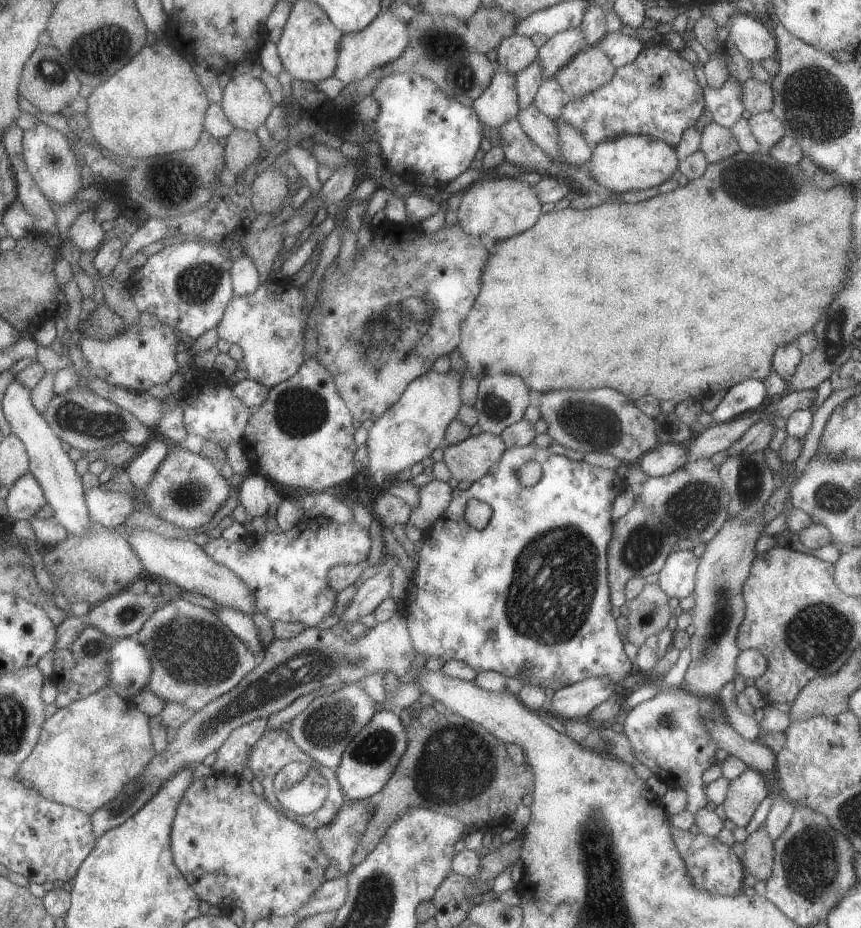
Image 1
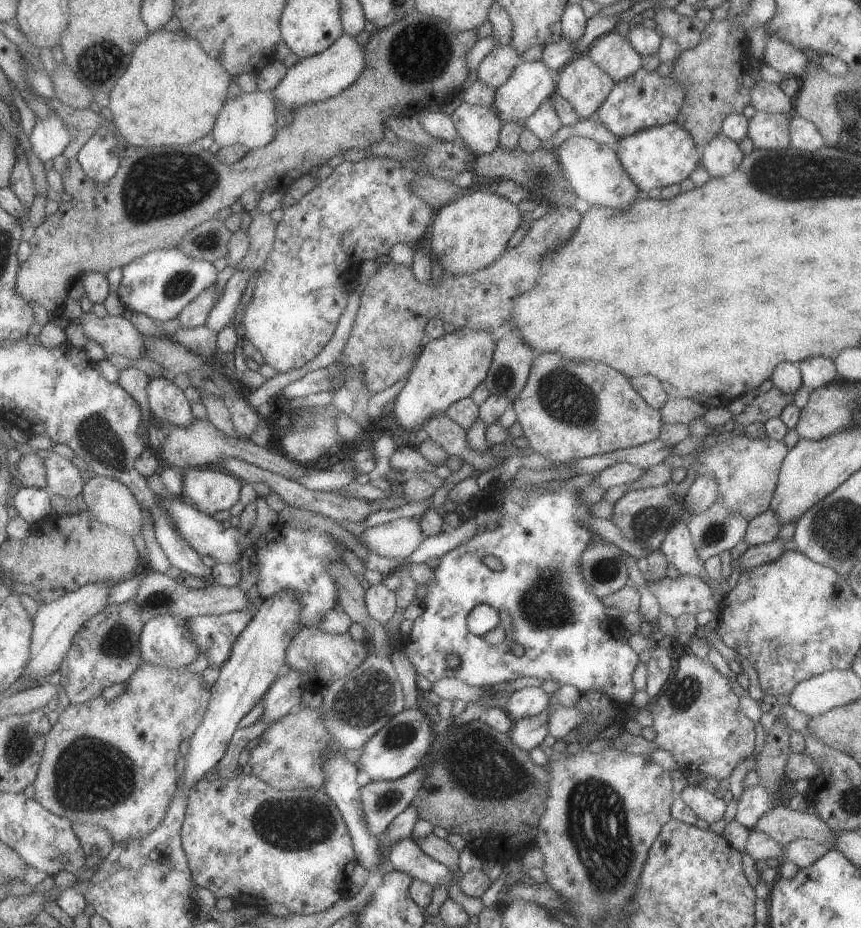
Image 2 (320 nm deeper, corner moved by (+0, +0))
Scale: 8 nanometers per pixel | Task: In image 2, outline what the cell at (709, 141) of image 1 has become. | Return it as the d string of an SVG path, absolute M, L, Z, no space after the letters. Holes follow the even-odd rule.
M720 133L701 148L699 164L704 167L709 177L721 177L732 174L742 159L743 154L738 143Z

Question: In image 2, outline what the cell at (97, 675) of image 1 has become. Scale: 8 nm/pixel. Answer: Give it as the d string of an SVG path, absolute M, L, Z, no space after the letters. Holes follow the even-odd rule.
M133 599L123 604L107 605L105 610L88 620L77 632L71 650L57 672L60 675L58 684L63 688L69 704L89 702L101 697L106 688L131 681L144 662L141 648L144 626L141 610Z

